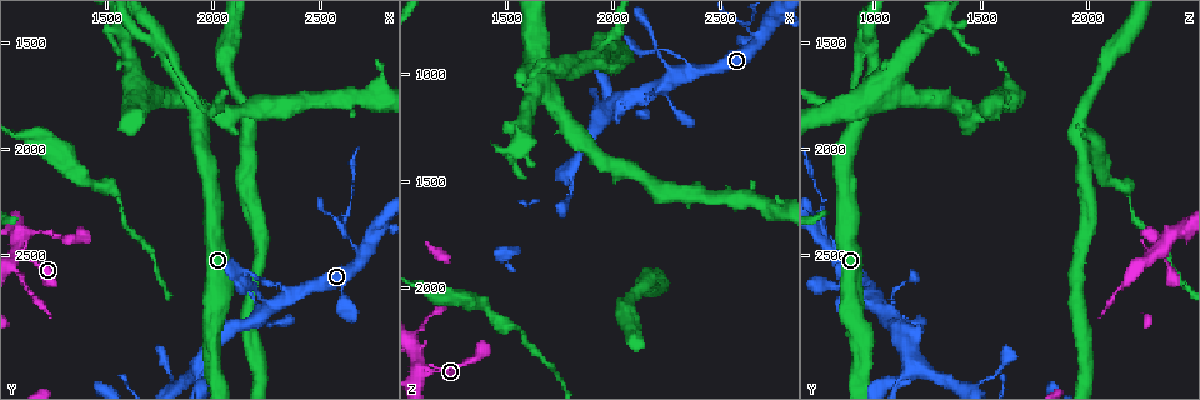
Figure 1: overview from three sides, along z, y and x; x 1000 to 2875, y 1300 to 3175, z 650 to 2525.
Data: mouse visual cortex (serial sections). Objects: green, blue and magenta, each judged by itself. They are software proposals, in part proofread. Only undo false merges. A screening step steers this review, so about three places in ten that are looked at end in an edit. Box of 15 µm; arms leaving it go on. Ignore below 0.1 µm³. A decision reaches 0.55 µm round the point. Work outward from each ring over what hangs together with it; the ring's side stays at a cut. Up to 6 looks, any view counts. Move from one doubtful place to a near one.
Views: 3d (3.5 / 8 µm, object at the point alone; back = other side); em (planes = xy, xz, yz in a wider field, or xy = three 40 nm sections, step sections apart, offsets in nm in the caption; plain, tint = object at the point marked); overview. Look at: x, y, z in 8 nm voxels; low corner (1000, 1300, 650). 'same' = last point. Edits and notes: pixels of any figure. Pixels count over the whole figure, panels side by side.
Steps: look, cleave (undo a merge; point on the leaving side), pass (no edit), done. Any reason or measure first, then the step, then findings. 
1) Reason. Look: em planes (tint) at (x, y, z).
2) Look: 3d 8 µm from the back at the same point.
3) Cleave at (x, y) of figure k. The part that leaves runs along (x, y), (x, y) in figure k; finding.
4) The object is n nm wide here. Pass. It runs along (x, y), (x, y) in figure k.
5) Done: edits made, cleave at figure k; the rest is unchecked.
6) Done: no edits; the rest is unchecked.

Arms run side by side. Look: 3d 3.5 µm at (1930, 3050, 1190).

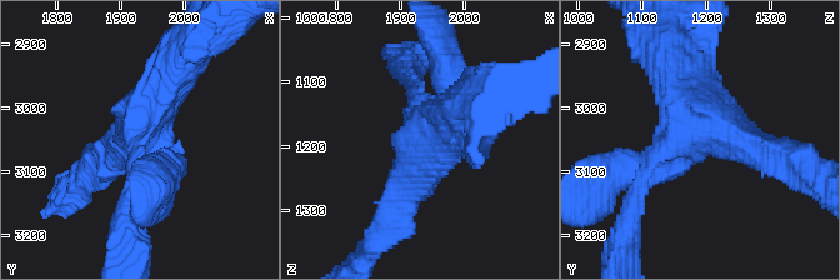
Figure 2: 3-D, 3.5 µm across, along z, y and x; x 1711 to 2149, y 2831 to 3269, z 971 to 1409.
4 arms meet here; the arms are 150, 250, 450, 600 nm wide. Look: em xy step 3 (tint) at (1940, 3050, 1180).

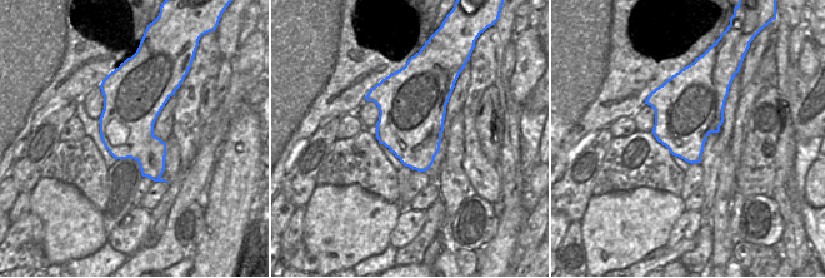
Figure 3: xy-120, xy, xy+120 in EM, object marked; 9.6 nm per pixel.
Pass. It runs along (669, 54), (704, 116), (765, 154) in figure 2; one cell here.

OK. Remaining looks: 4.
Sharp bend. Look: 3d 3.5 µm at (1790, 1550, 990).

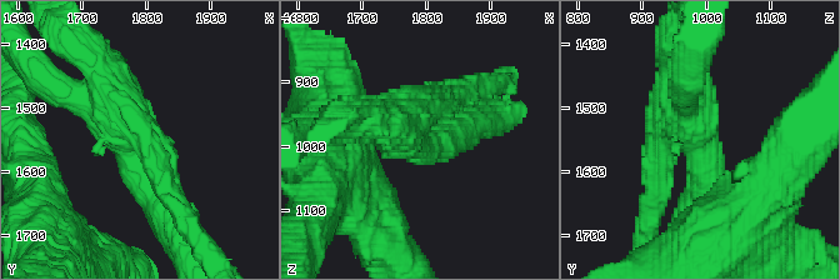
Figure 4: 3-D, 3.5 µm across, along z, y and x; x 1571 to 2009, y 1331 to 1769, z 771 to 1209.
Shape alone is not enough. Look: em xy step 3 (plain) at (1780, 1555, 990).

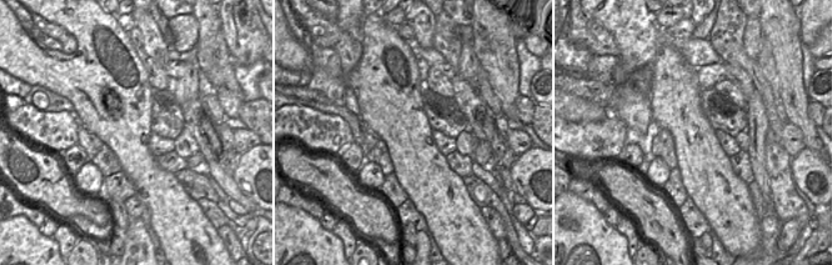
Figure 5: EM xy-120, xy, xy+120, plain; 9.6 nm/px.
Look: em xy step 3 (tint) at the same point.

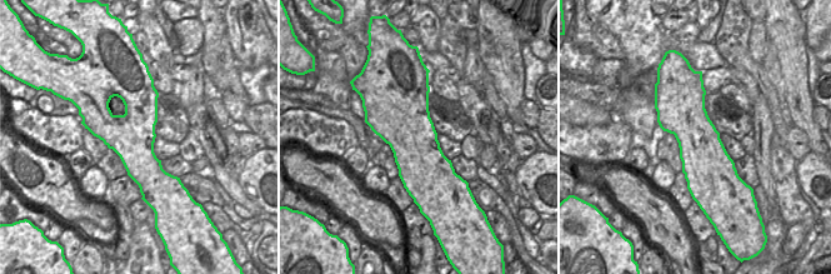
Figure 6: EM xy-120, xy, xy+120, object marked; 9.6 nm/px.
Pass. It runs along (170, 211), (120, 111), (78, 96) in figure 4; continuous, no second cell.

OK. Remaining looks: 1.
Done: no edits; the rest is unchecked.

